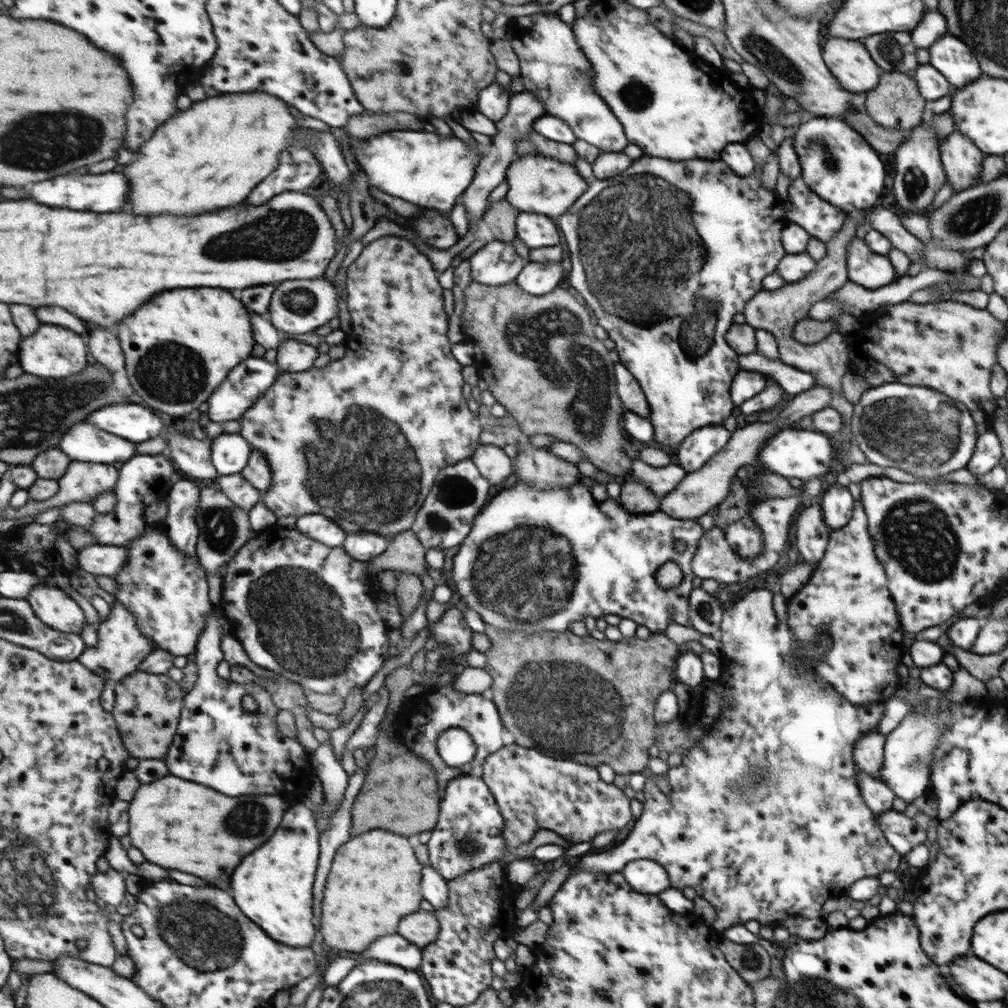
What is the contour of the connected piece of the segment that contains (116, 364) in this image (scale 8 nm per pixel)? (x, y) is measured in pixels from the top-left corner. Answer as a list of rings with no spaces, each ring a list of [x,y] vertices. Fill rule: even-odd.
[[[96,328],[89,336],[88,350],[97,361],[114,373],[126,368],[126,356],[114,329]]]

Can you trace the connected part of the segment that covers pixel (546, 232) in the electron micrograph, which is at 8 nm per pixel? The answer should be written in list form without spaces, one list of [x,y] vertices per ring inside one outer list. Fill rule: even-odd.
[[[519,212],[514,227],[516,237],[529,249],[553,246],[553,244],[559,242],[559,232],[548,216]]]

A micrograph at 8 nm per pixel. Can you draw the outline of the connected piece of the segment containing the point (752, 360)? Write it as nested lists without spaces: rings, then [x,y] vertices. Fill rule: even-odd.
[[[757,351],[738,355],[738,363],[743,370],[756,370],[773,378],[787,394],[787,398],[815,386],[813,375],[810,372],[797,370],[779,359],[763,356]]]

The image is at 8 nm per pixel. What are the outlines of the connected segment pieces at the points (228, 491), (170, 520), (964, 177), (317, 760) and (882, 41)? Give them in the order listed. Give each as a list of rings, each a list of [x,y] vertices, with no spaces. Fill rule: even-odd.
[[[242,473],[223,476],[217,479],[218,486],[236,505],[239,505],[246,513],[263,500],[263,492],[252,485]]]
[[[193,478],[177,481],[169,491],[167,498],[169,503],[168,515],[162,524],[171,542],[177,548],[180,548],[184,555],[191,555],[192,557],[197,556],[199,550],[198,542],[201,530],[199,530],[197,516],[201,502],[201,491],[204,485],[206,484]]]
[[[957,129],[938,145],[945,180],[951,184],[951,195],[979,184],[982,170],[982,151]]]
[[[322,744],[314,753],[312,763],[317,768],[317,776],[323,786],[323,796],[332,804],[340,804],[345,798],[345,790],[349,786],[350,775],[335,758],[333,748]]]
[[[909,31],[872,34],[859,40],[881,71],[911,74],[918,66]]]

